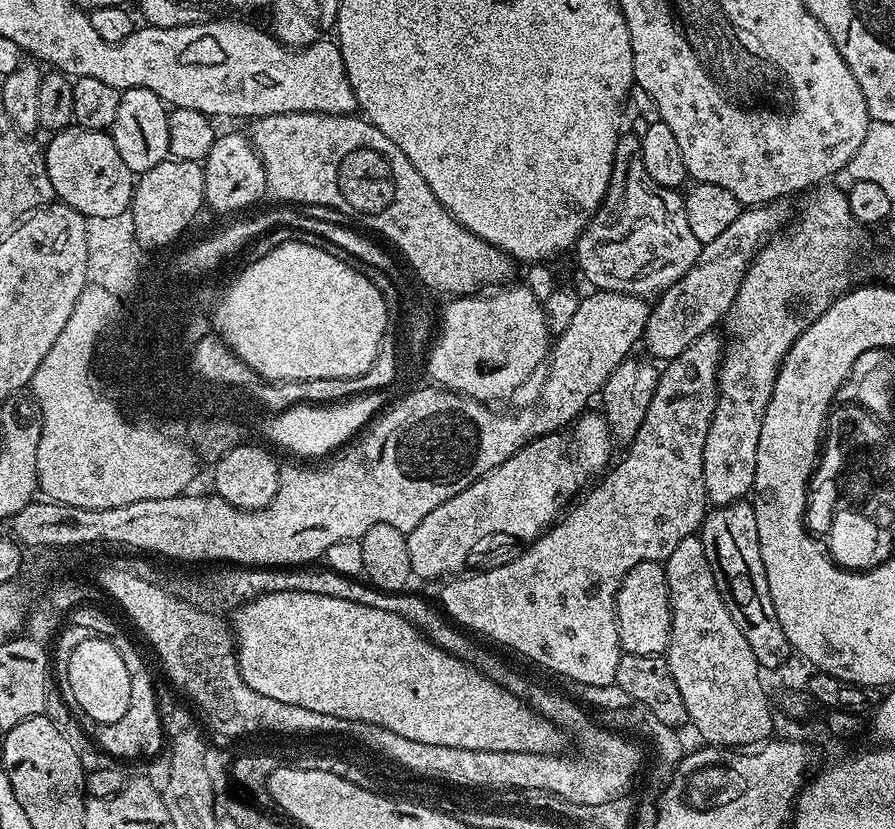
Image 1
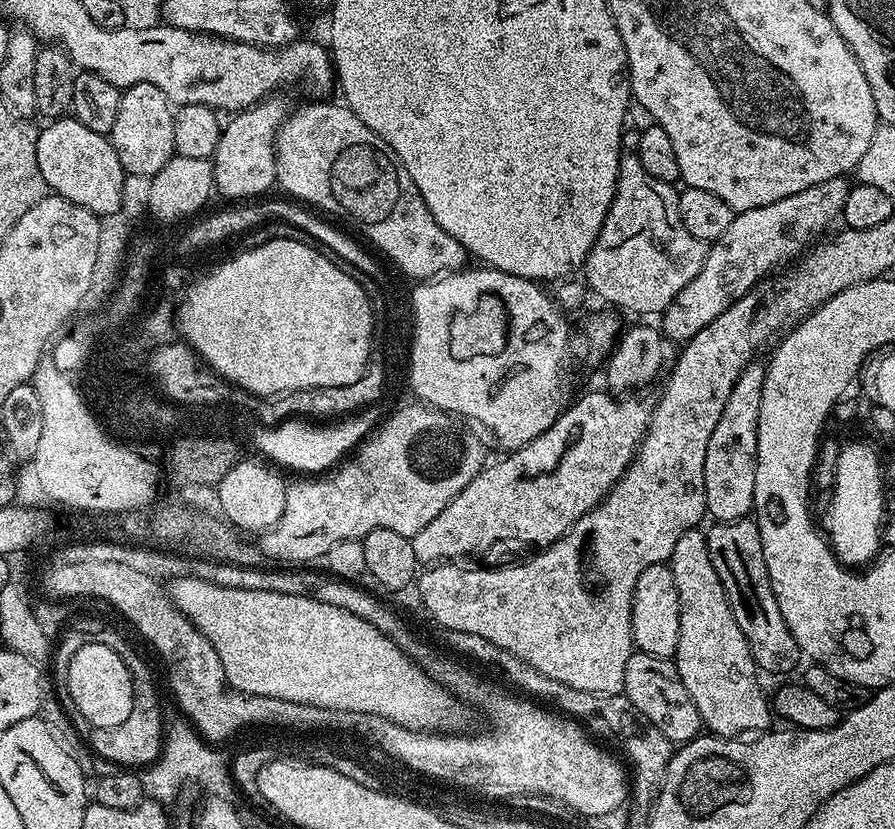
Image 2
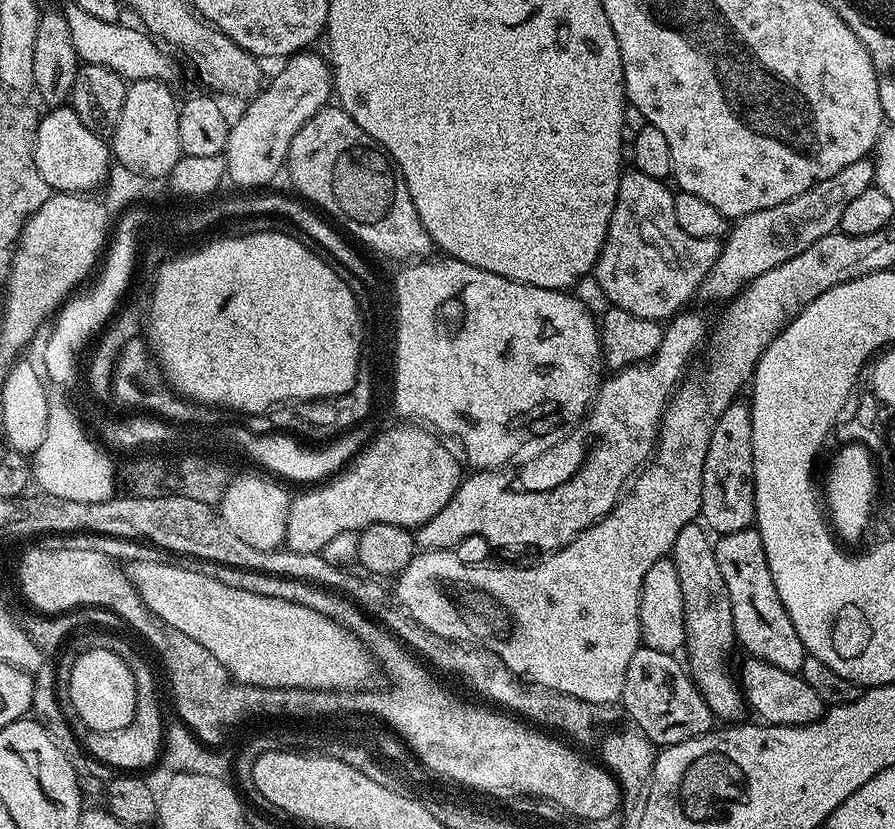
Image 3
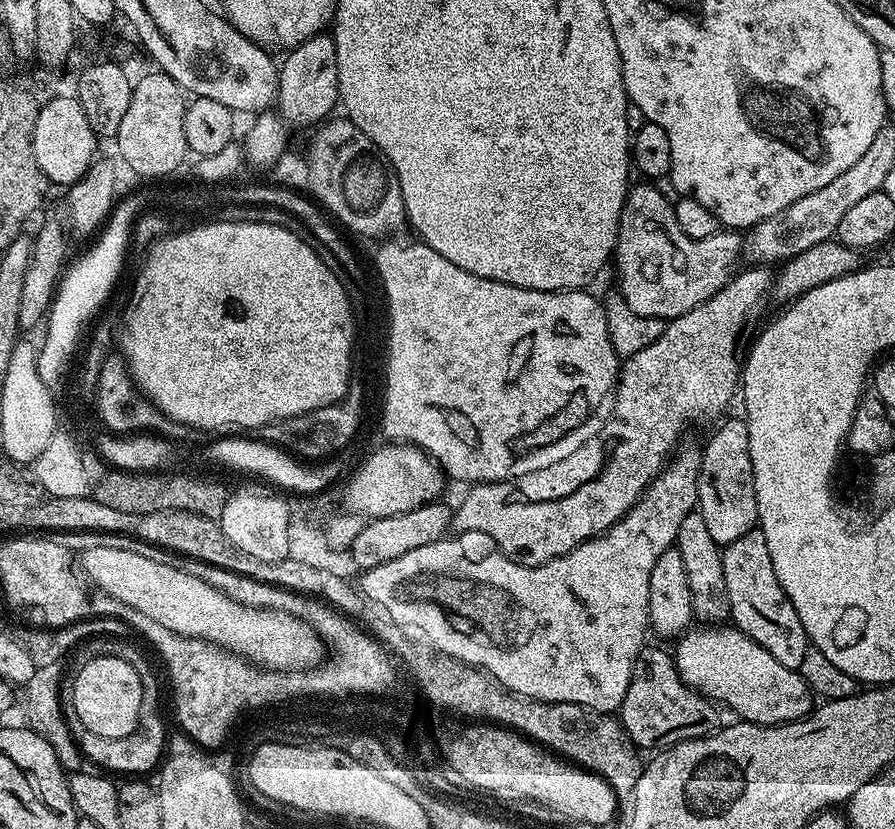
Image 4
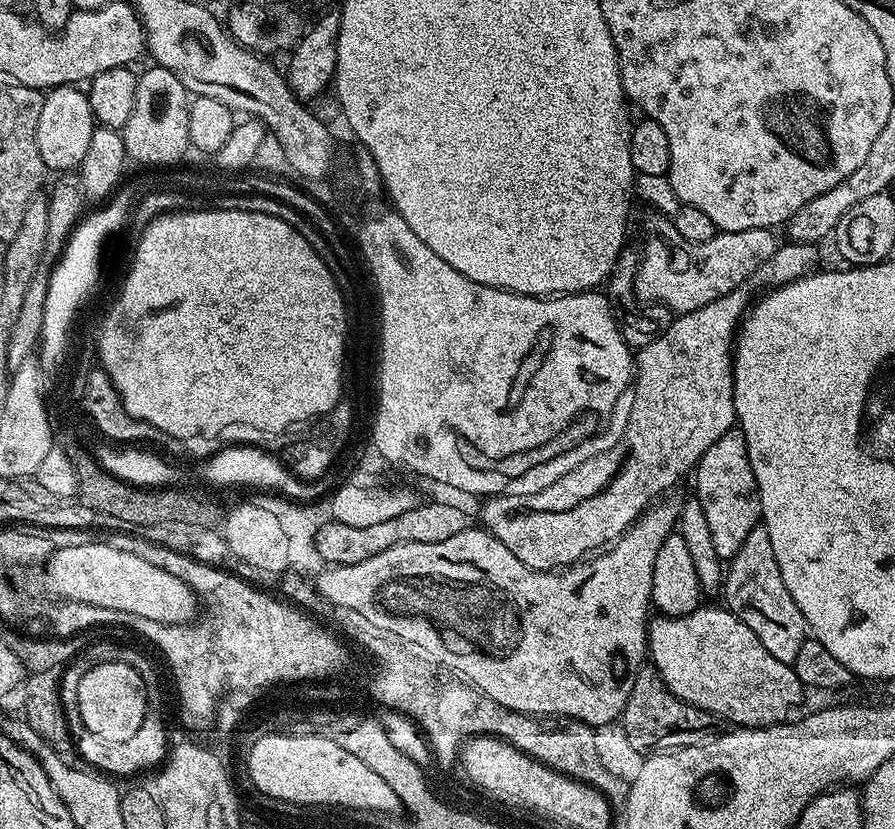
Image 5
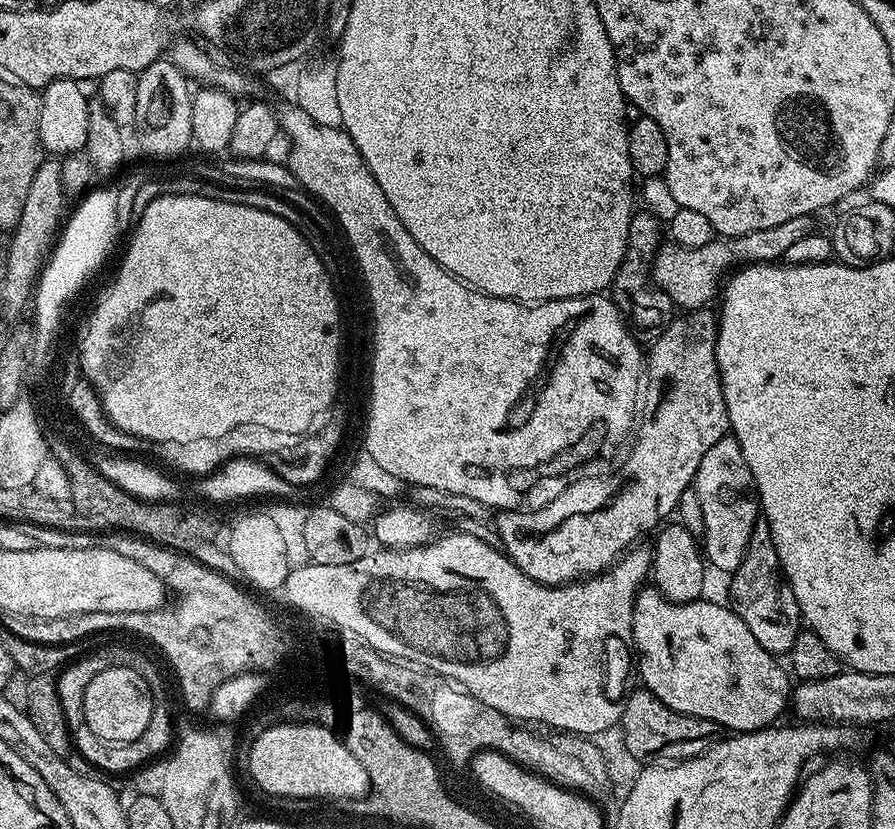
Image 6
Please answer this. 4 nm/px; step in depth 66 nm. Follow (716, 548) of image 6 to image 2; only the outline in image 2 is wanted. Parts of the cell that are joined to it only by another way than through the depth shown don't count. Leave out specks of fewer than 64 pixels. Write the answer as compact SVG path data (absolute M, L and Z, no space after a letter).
M753 362L742 370L738 382L730 390L730 398L726 398L726 410L722 410L722 418L718 418L718 426L714 426L714 434L710 434L710 442L706 446L706 470L704 471L704 493L706 494L706 512L716 522L725 520L743 520L753 511L754 474L756 473L756 447L758 446L758 418L762 406L765 365Z

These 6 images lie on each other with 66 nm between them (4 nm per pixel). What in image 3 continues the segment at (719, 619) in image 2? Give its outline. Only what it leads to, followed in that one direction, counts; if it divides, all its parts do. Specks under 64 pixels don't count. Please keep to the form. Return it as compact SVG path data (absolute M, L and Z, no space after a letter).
M693 522L682 526L678 538L674 538L674 546L670 553L674 566L678 566L678 579L682 581L682 604L686 618L686 667L696 683L702 698L710 706L713 717L720 722L736 722L746 712L746 697L738 683L737 677L728 669L728 651L737 643L734 630L734 610L730 606L730 590L726 590L726 578L722 578L722 570L718 570L716 545L709 529L703 523Z

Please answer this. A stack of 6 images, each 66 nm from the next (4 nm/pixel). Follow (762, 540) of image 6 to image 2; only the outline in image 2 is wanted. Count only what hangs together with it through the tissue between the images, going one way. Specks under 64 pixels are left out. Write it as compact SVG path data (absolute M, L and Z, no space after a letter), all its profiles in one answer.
M755 519L725 520L711 526L713 528L707 529L706 532L710 562L714 562L718 578L722 578L734 622L738 622L742 634L746 634L746 642L750 646L757 669L761 673L773 672L776 676L782 675L783 672L792 672L796 667L799 669L802 653L794 634L790 634L786 626L786 618L782 618L782 610L778 610L776 595L766 570L766 558L762 554L762 538Z

